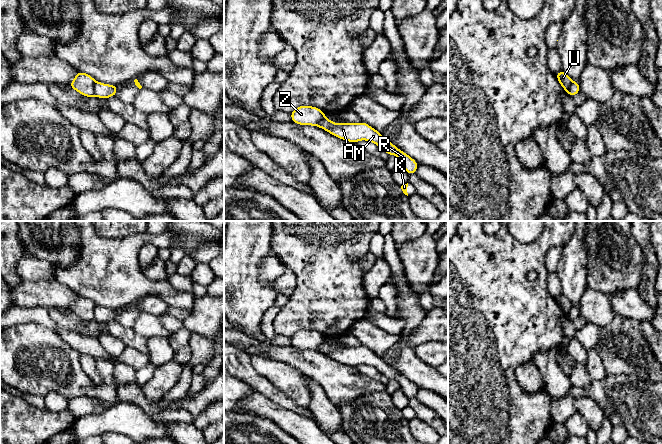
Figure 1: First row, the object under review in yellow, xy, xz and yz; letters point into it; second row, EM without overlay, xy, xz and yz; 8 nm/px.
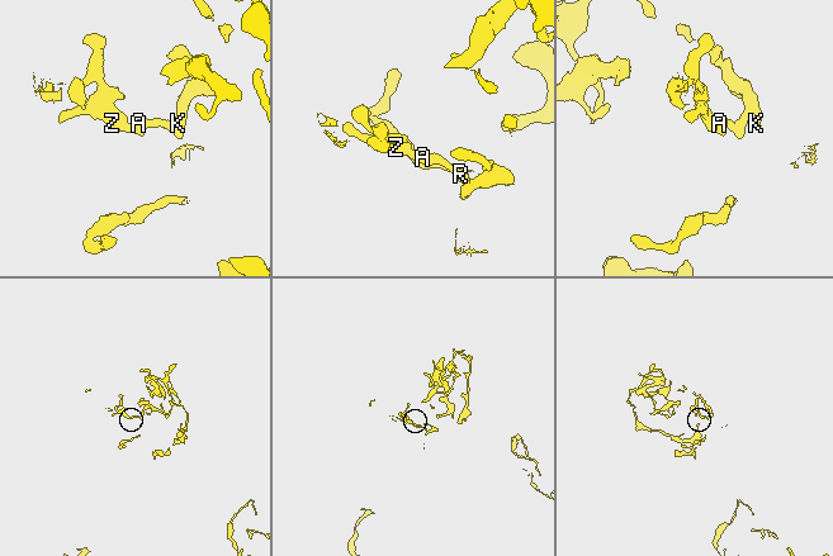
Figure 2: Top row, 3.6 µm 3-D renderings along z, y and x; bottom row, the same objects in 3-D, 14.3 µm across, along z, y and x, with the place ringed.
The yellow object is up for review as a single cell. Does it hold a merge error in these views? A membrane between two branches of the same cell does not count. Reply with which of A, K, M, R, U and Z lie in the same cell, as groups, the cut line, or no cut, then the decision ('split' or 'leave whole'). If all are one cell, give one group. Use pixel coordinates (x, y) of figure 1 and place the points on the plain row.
groups A K M R / U Z; cut xy (97, 306), (94, 312), (94, 319); split

